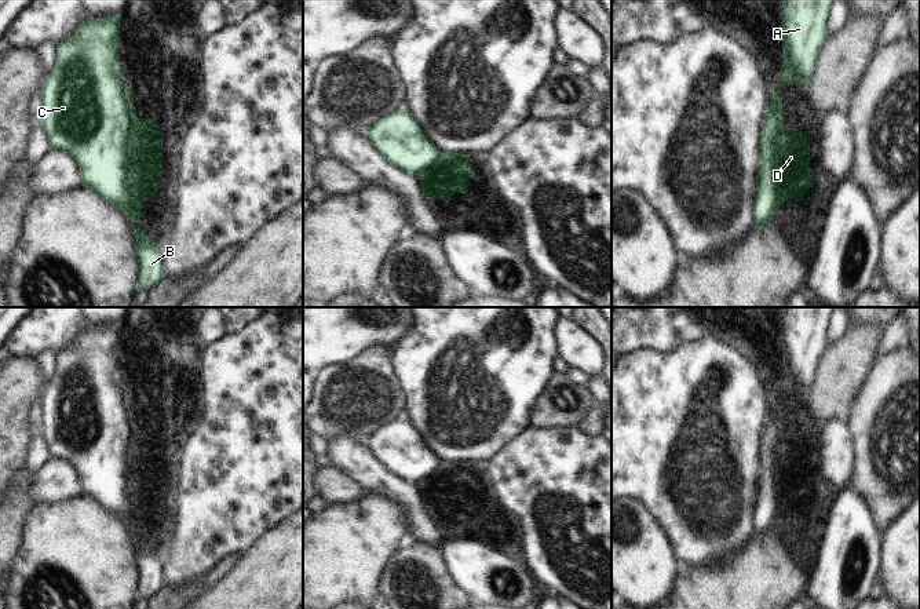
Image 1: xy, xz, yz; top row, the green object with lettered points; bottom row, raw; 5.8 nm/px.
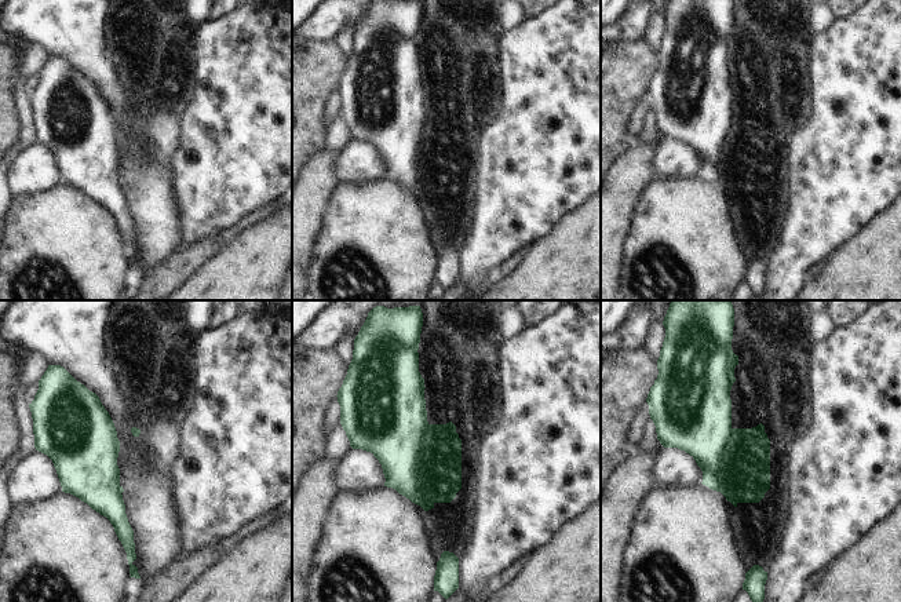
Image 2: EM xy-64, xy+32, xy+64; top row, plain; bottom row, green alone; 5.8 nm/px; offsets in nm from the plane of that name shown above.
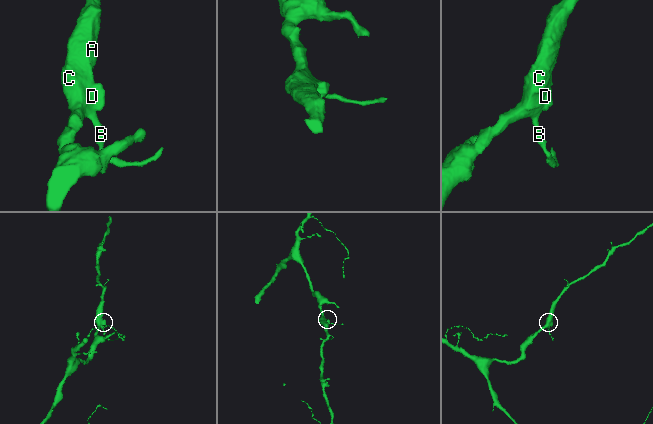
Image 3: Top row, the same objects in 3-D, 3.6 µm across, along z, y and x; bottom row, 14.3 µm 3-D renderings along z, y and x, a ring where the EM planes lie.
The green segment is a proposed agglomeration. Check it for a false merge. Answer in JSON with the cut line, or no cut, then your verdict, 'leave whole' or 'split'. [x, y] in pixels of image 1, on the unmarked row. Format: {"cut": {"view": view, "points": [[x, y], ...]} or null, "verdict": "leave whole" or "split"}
{"cut": null, "verdict": "leave whole"}

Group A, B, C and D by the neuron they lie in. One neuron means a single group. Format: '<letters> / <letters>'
A B C D

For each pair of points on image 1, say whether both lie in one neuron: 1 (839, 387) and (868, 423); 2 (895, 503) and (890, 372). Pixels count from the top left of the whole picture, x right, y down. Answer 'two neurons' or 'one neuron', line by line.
1: two neurons
2: one neuron

